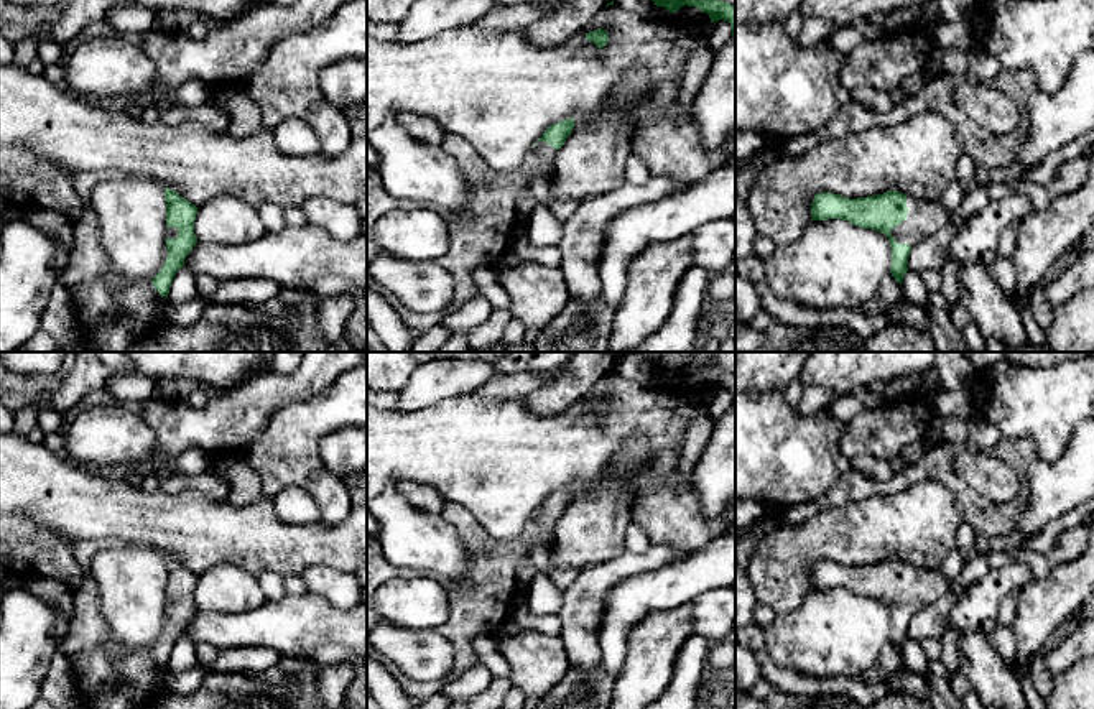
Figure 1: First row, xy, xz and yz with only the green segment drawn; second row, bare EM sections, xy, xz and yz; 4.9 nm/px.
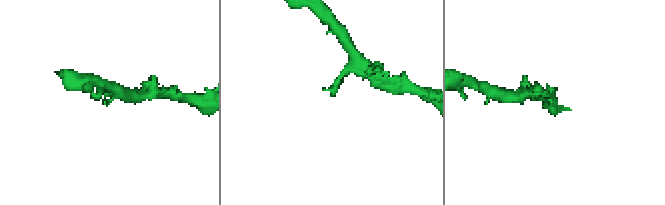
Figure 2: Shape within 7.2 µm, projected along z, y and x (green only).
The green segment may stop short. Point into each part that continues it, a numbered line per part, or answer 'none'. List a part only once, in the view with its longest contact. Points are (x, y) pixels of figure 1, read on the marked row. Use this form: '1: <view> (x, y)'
1: yz (925, 217)

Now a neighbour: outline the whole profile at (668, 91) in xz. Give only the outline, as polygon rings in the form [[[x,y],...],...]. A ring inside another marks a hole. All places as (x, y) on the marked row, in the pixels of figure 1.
[[[666,81],[660,86],[655,95],[655,110],[658,114],[665,112],[674,99],[678,99],[679,84],[674,81]]]

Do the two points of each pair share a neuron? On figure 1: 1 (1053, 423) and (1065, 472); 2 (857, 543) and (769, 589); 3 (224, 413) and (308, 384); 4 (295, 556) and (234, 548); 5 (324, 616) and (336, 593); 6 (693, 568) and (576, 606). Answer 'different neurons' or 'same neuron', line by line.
1: different neurons
2: same neuron
3: same neuron
4: same neuron
5: different neurons
6: different neurons

